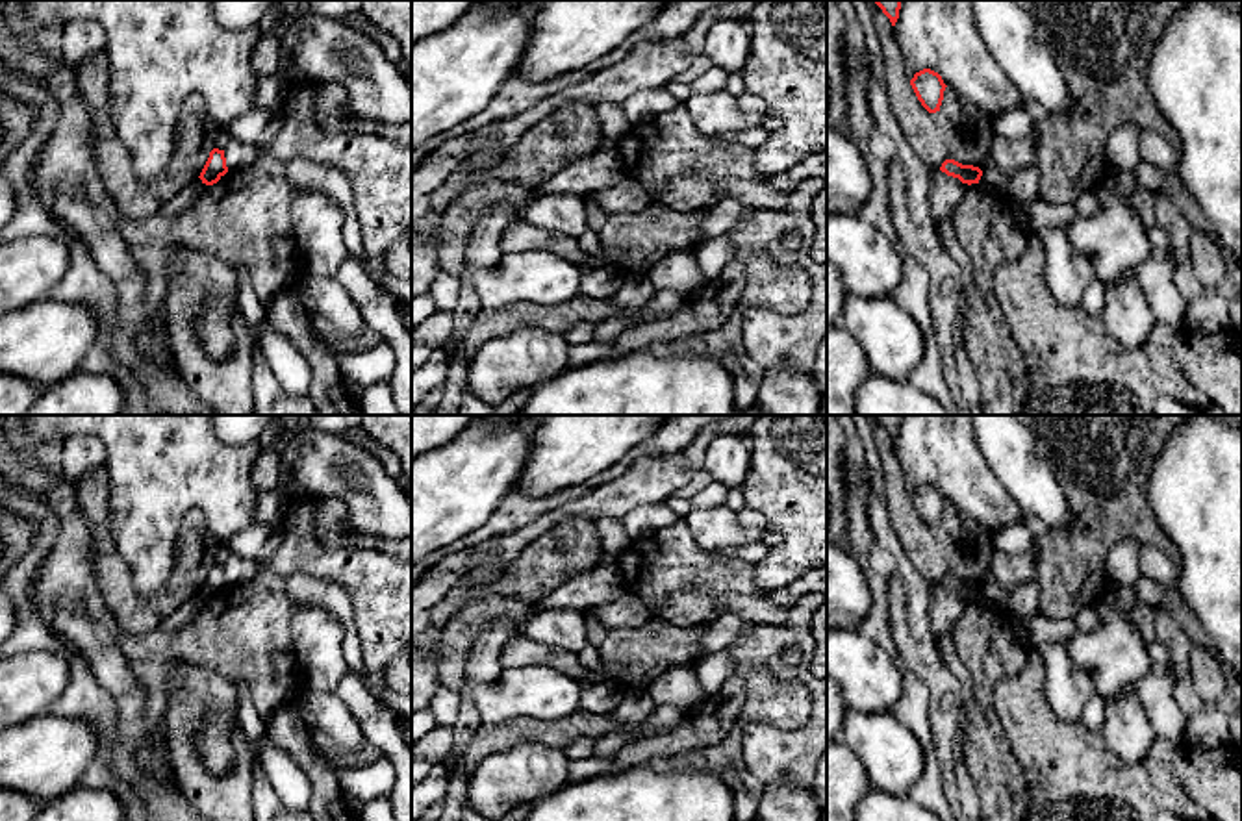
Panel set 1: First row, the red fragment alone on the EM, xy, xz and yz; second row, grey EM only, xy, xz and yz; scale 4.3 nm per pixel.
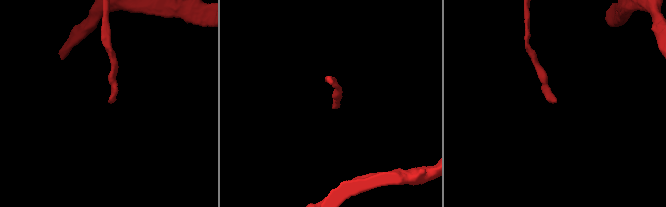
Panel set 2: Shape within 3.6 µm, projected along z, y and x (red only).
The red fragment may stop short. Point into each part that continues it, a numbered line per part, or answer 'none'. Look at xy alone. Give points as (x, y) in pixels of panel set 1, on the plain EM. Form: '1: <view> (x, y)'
none

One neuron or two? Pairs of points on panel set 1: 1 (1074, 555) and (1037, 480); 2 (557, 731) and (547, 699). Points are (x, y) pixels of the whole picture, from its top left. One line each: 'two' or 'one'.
1: two
2: two

